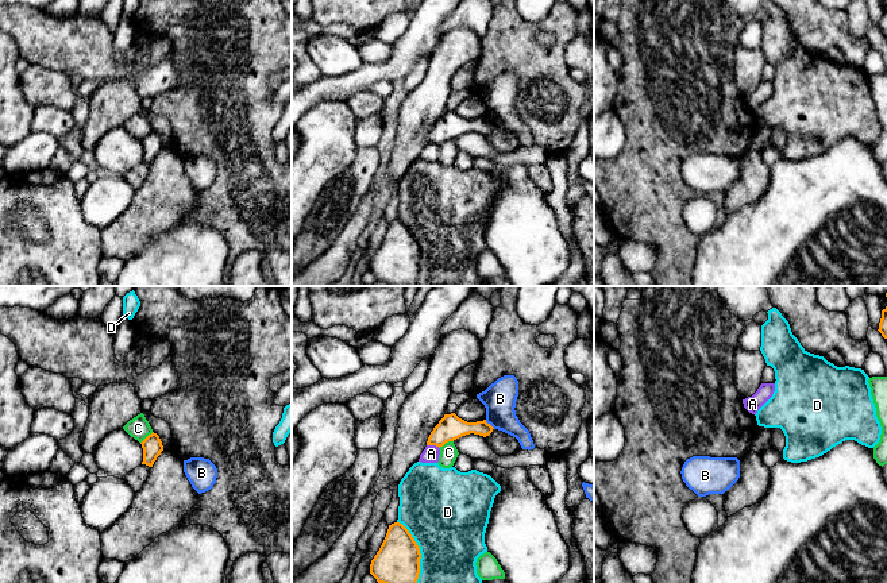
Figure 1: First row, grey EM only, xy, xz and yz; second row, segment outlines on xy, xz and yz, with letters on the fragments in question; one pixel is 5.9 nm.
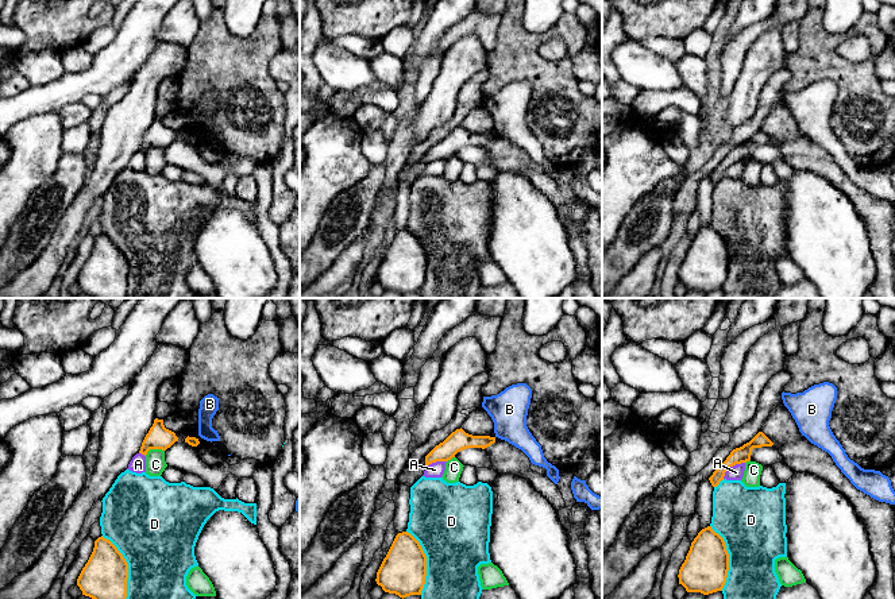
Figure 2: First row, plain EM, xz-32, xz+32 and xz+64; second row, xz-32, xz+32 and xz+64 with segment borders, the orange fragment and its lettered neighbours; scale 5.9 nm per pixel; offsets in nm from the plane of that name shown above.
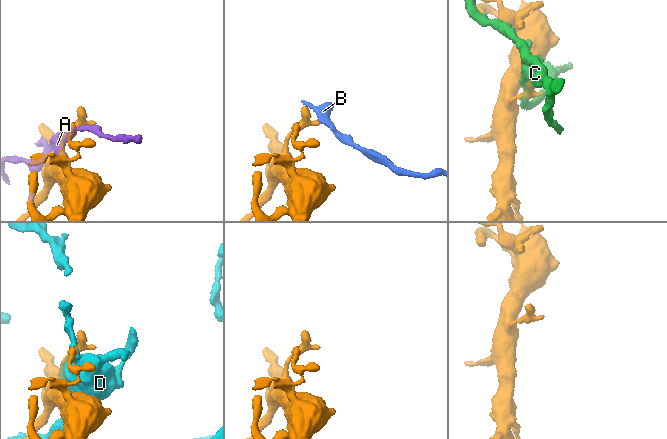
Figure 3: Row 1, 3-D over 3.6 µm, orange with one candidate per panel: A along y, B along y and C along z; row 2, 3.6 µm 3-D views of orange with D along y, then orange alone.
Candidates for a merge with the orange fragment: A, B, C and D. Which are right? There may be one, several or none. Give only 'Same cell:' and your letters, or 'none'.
Same cell: none

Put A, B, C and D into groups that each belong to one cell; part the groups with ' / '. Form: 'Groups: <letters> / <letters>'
Groups: A / B / C / D

